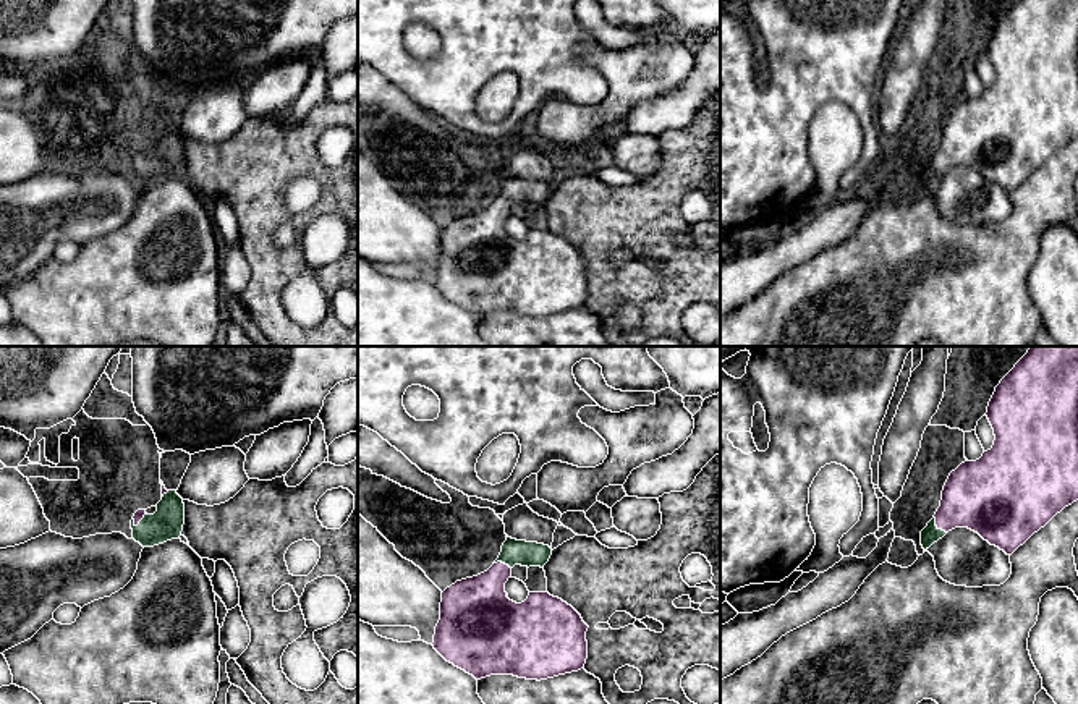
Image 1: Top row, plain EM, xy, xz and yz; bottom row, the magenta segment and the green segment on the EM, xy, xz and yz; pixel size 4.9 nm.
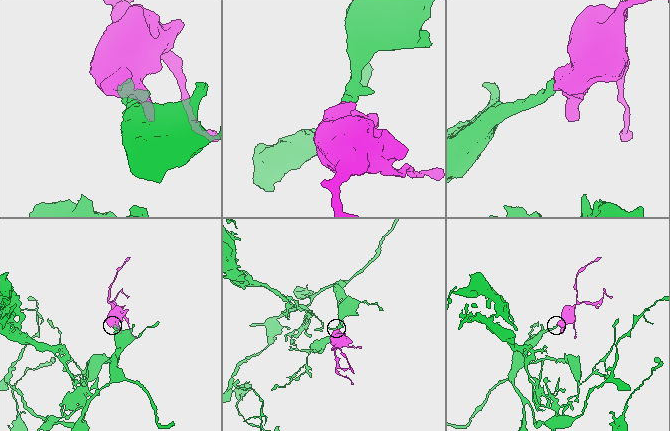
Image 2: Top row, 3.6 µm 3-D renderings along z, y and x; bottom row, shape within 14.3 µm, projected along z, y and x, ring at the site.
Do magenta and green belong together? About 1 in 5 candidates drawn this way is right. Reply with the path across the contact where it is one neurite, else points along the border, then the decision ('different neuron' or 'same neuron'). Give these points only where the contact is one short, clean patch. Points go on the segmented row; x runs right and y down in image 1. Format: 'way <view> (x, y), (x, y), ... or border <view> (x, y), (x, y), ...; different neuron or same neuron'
way yz (976, 496), (937, 526), (929, 534); same neuron

